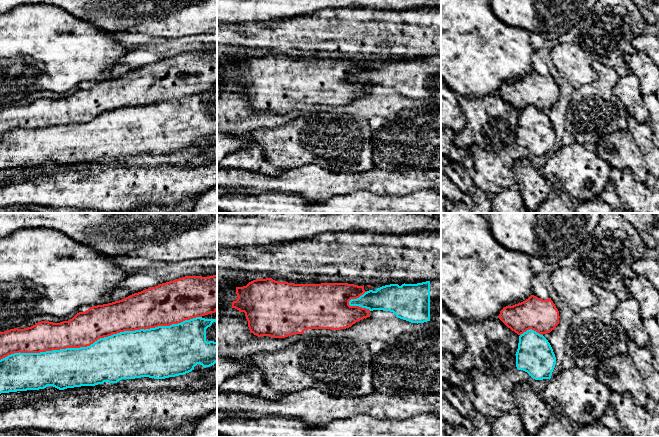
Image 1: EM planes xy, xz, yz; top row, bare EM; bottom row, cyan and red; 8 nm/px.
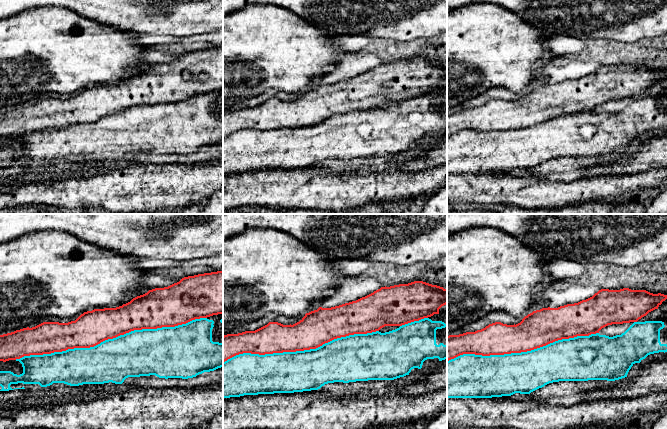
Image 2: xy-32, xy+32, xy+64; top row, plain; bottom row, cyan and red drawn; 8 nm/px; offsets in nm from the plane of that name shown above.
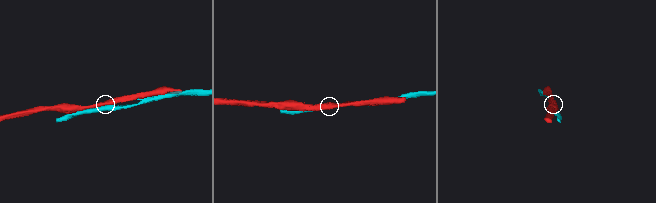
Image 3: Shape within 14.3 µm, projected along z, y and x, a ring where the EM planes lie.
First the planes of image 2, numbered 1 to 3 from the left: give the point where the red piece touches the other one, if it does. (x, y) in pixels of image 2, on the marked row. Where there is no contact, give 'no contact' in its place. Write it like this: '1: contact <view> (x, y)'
1: contact xy-32 (110, 339)
2: contact xy+32 (300, 351)
3: contact xy+64 (522, 352)

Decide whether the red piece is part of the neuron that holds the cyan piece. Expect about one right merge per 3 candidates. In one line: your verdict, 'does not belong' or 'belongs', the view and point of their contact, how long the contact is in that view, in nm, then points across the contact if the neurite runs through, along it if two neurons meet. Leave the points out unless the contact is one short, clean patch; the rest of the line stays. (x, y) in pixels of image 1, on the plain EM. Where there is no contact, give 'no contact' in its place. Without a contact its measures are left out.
does not belong; contact xy (100, 114); length 1650 nm

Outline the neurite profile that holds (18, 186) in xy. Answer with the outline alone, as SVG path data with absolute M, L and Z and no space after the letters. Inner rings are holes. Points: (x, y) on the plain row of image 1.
M53 162L39 166L0 170L0 208L41 205L53 207L55 202L35 202L38 197L38 171L63 169Z

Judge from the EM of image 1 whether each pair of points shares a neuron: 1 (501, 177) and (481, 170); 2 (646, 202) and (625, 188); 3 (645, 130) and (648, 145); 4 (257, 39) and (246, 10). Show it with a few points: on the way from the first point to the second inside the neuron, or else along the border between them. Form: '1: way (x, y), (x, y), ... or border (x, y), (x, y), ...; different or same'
1: way (496, 176), (491, 175), (486, 170); same
2: way (641, 200), (630, 191); same
3: way (645, 134), (645, 141); same
4: border (273, 19), (227, 24); different

